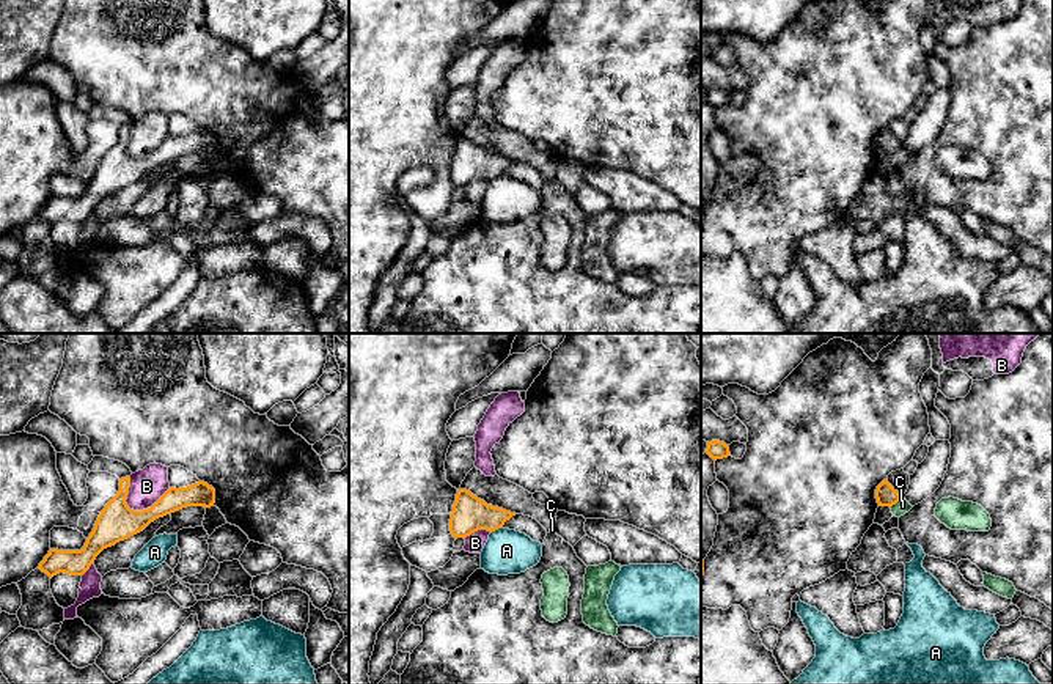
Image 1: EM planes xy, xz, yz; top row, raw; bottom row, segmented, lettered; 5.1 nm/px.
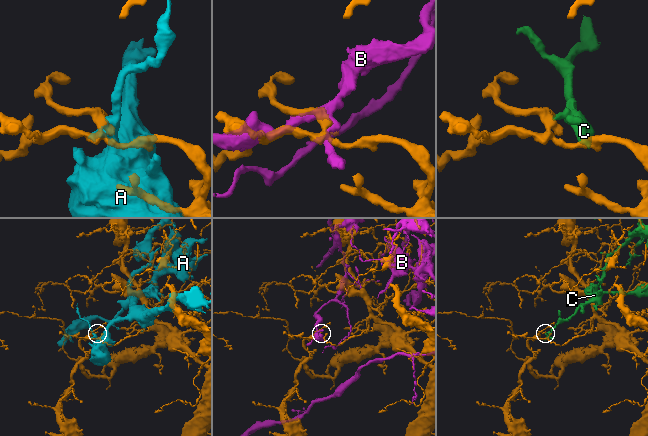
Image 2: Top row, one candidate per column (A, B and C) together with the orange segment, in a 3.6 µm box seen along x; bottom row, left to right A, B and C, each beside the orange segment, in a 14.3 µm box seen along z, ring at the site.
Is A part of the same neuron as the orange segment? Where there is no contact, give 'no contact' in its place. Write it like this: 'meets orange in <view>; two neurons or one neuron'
meets orange in xz; two neurons

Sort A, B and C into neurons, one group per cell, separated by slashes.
A / B / C

